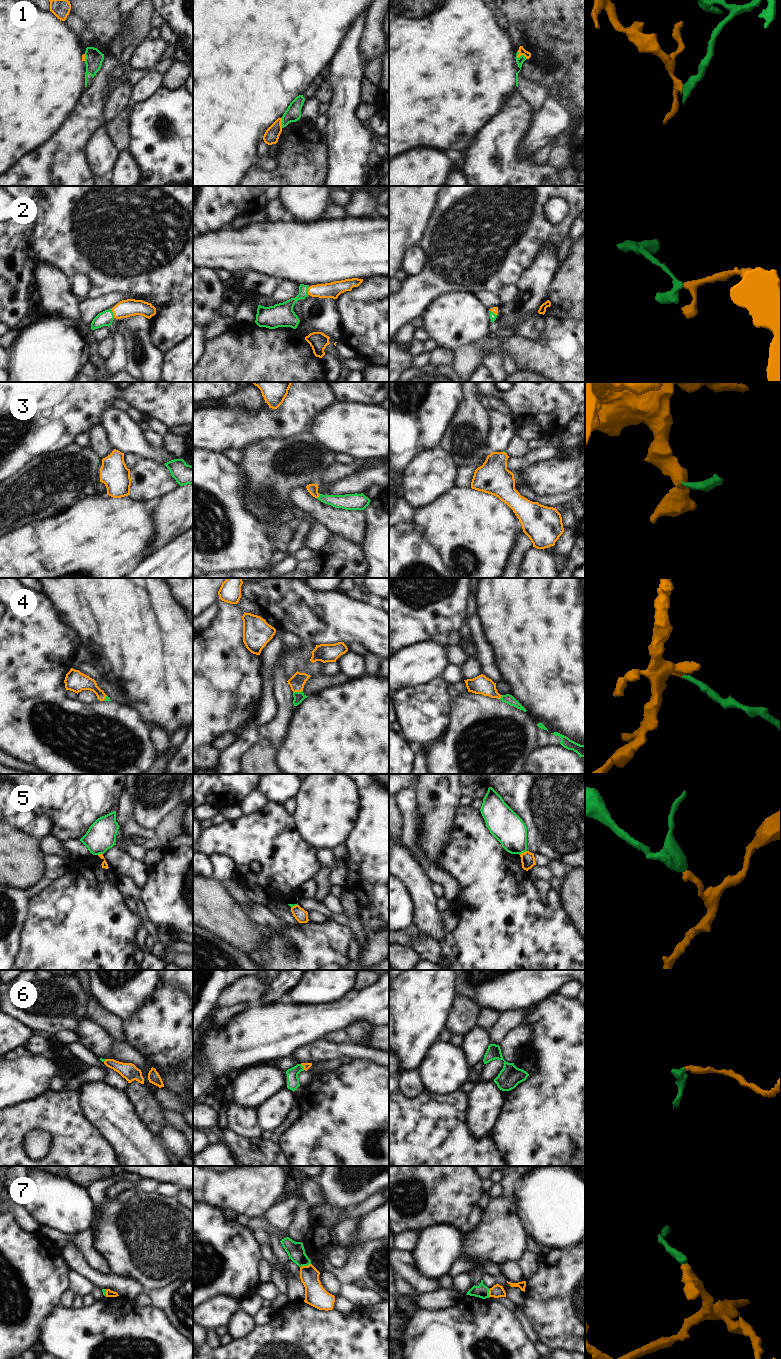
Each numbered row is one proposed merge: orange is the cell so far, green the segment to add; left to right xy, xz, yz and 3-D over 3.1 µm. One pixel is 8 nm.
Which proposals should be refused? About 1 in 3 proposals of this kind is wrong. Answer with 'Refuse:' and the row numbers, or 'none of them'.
Refuse: 1, 5, 7

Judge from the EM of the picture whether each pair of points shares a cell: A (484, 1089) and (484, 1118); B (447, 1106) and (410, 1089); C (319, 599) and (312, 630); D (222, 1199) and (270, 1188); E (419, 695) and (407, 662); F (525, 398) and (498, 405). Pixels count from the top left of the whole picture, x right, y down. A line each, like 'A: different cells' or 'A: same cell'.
A: same cell
B: different cells
C: same cell
D: same cell
E: different cells
F: different cells

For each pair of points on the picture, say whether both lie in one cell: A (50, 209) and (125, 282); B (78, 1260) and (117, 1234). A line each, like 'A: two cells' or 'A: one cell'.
A: one cell
B: two cells

